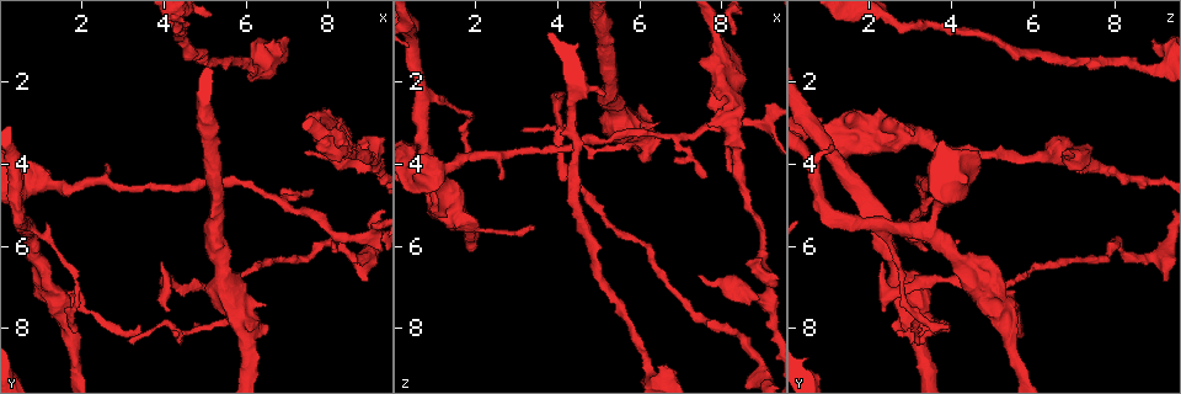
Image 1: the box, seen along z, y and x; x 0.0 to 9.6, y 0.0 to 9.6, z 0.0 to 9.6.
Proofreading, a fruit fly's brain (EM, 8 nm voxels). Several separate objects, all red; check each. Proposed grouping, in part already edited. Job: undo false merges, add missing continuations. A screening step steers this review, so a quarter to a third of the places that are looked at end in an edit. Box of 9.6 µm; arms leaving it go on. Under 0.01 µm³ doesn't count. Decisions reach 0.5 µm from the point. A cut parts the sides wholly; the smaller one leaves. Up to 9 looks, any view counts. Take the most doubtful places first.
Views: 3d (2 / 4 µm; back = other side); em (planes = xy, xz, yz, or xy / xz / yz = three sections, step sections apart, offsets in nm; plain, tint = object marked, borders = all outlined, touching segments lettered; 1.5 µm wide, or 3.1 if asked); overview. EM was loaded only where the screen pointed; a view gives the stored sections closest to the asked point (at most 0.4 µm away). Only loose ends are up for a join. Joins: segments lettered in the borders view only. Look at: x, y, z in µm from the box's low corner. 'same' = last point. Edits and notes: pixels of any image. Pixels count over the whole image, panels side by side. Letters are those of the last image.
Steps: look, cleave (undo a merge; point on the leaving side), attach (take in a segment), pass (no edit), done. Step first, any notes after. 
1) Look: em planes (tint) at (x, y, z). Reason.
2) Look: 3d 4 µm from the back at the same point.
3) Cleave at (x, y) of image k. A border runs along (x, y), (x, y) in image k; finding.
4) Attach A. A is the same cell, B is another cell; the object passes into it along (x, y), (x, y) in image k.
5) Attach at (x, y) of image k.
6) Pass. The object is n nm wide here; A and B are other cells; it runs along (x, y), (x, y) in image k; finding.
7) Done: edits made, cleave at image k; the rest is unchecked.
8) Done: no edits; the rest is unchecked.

Look: 3d 4 µm from the back at (2.65, 4.00, 4.35). Branch stops here.

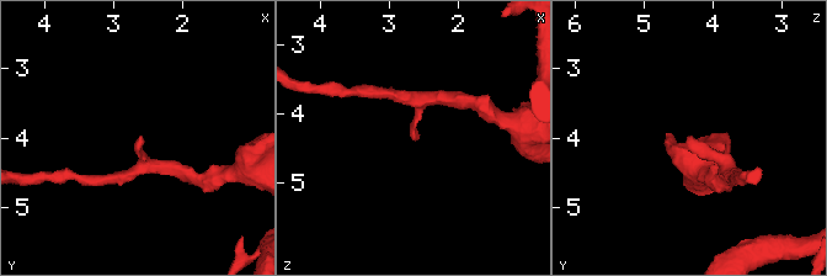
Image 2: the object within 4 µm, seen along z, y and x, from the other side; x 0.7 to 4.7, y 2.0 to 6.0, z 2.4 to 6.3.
Look: em yz step 4 (borders) at (2.65, 4.05, 4.35). Shape alone is not enough.

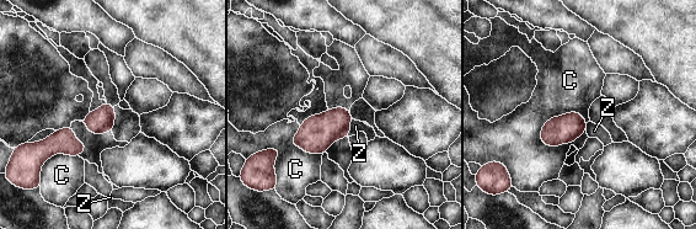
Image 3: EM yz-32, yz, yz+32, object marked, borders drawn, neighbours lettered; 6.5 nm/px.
Look: em planes (borders) at the same point. Another direction.

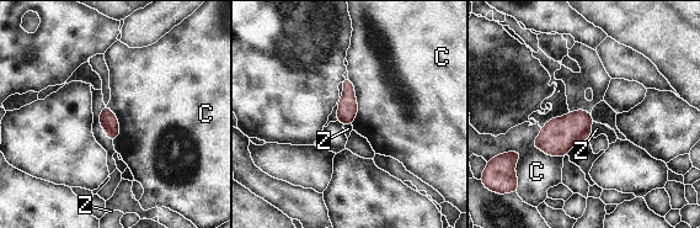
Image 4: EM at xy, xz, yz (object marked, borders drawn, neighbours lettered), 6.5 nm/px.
Pass. The object is 120 nm wide here; C and Z are other cells; a border runs along (540, 128), (532, 144), (564, 157) in image 4; no lettered segment goes on from it.

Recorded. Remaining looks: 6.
Look: 3d 4 µm at (7.45, 3.85, 6.75). Branch stops here.

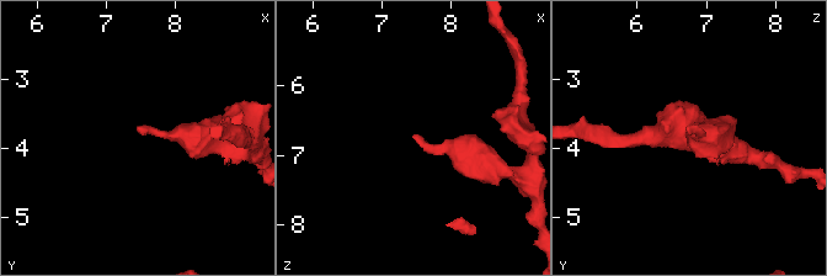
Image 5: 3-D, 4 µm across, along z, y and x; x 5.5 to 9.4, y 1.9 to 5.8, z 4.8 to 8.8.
Look: em yz step 8 (tint) at (7.55, 3.85, 6.75).

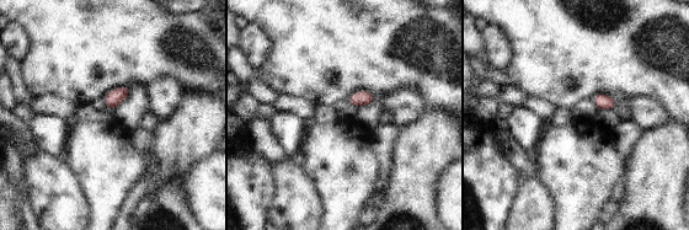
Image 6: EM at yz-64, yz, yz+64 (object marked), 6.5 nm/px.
Look: em planes (borders) at the same point. Another direction.

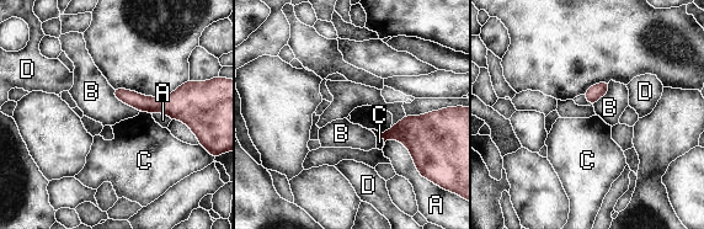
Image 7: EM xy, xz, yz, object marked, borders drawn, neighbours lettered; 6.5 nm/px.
Pass. A, B, C and D are other cells; it runs along (116, 91), (166, 105), (177, 116) in image 7; none of them fits.

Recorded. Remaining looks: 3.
Look: em planes (borders) at (8.30, 2.90, 0.80). Branch stops here.

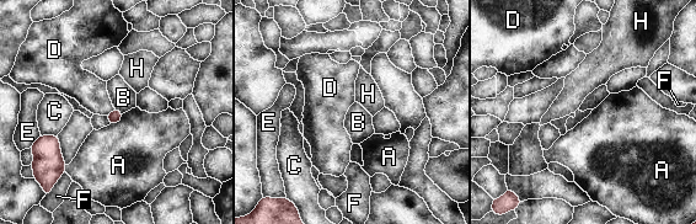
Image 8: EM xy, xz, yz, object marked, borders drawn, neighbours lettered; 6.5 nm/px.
Pass. A, B, C, D, E, F and H are other cells; a border runs along (114, 107), (122, 113) in image 8; none of them fits.

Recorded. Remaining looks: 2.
Look: 3d 2 µm at (4.35, 8.15, 3.30). Abrupt turn.

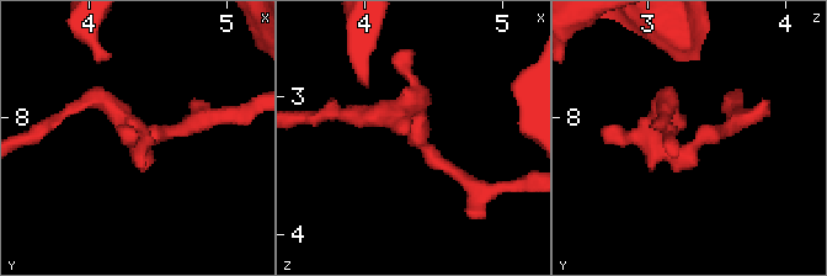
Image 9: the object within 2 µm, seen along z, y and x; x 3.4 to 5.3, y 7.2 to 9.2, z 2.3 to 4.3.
Look: em planes (borders) at (4.38, 8.14, 3.32).

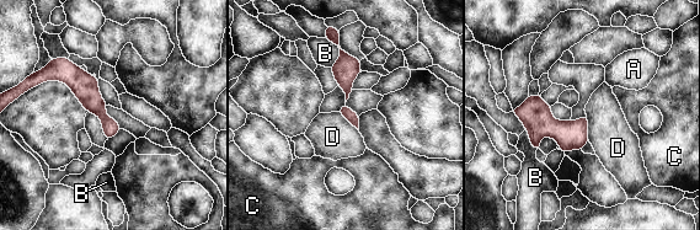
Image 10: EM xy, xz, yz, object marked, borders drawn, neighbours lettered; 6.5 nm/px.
Pass. The longest contact is with B, 200 nm; A, B, C and D are other cells; a border runs along (586, 113), (589, 140) in image 10; all the same cell.

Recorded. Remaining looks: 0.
Done: no edits; the rest is unchecked.

